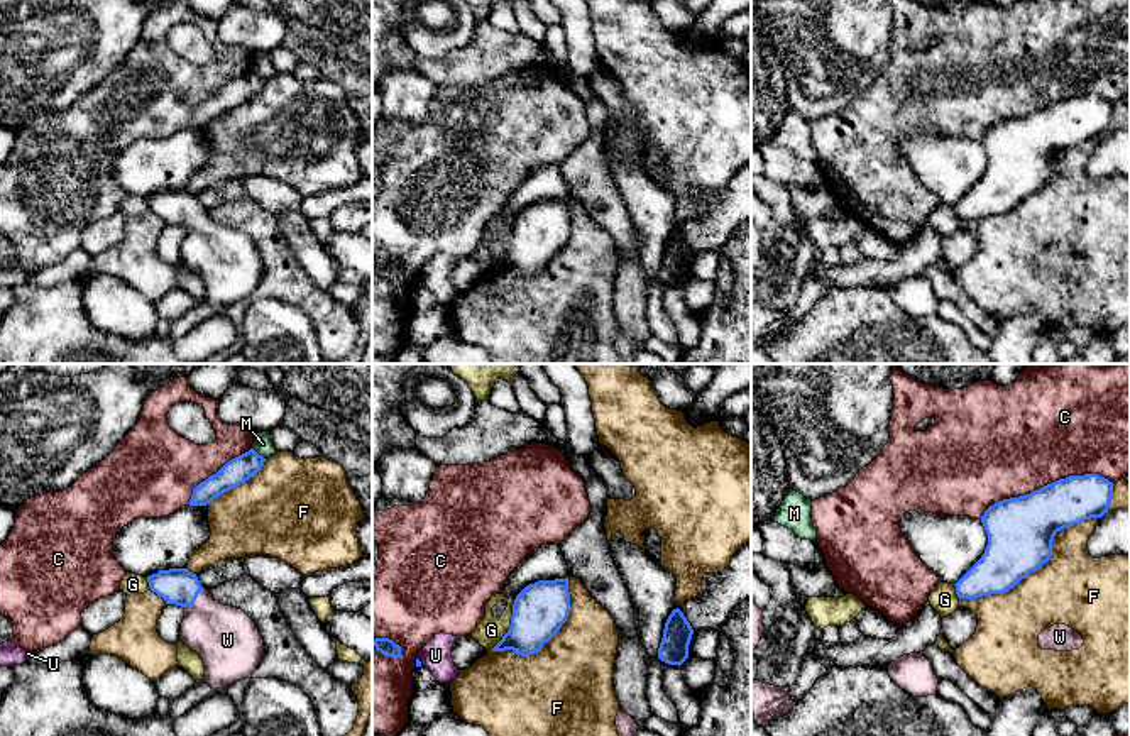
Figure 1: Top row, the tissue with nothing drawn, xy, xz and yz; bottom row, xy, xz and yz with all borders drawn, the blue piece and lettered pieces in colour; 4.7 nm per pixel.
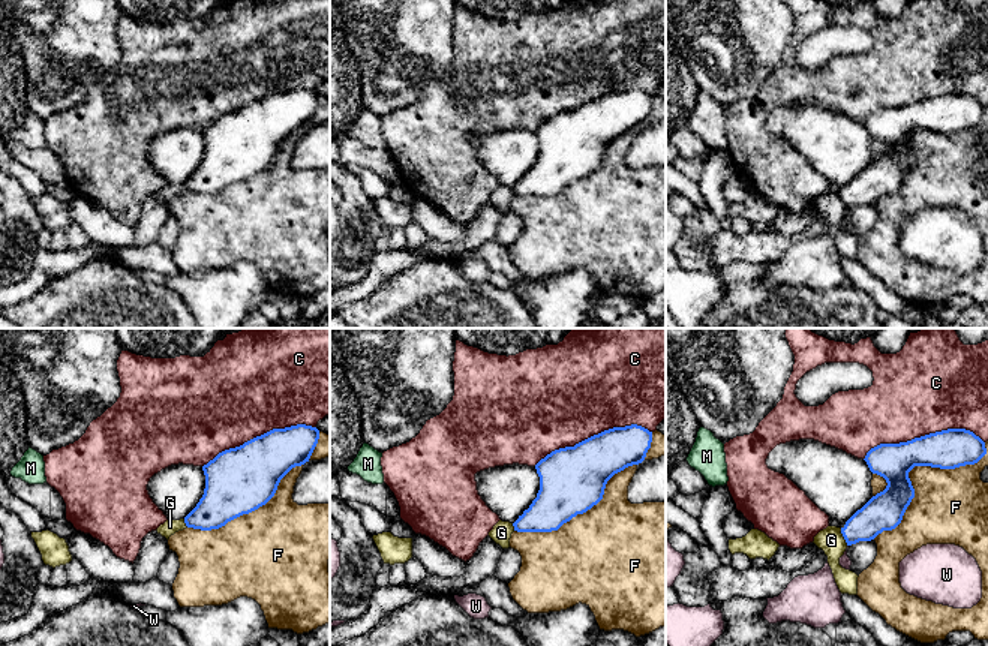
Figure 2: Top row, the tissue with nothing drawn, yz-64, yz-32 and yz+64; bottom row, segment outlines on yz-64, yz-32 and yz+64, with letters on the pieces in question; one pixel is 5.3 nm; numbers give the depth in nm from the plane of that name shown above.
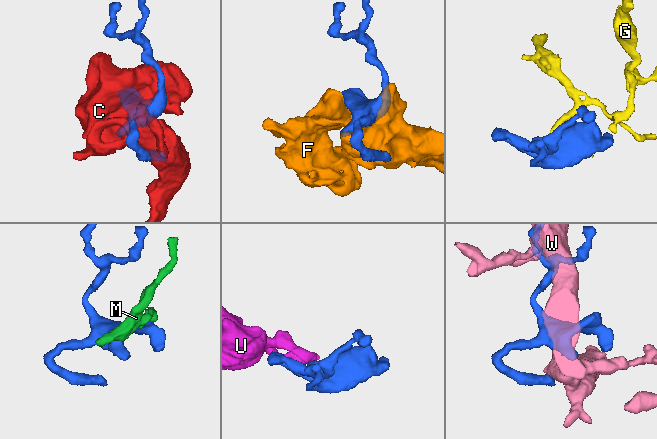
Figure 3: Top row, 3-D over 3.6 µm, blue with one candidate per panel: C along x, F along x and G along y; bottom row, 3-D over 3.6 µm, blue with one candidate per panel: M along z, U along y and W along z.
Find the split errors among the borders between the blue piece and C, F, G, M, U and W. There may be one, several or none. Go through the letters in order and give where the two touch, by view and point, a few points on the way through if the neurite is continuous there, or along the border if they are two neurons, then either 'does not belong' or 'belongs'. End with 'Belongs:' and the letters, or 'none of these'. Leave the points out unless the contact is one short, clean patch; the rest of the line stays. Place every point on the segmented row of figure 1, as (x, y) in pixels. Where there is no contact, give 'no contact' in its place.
C: yz (1047, 484) | does not belong
F: yz (1036, 569) | does not belong
G: xz (511, 625) | does not belong
M: xy (257, 454) | along xy (252, 447), (264, 459) | does not belong
U: xz (420, 662) | along xz (416, 659), (422, 664) | does not belong
W: xy (195, 599) | across xy (176, 586), (195, 599), (203, 616), (227, 640) | belongs
Belongs: W

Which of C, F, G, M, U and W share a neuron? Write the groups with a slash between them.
C / F / G M / U / W

